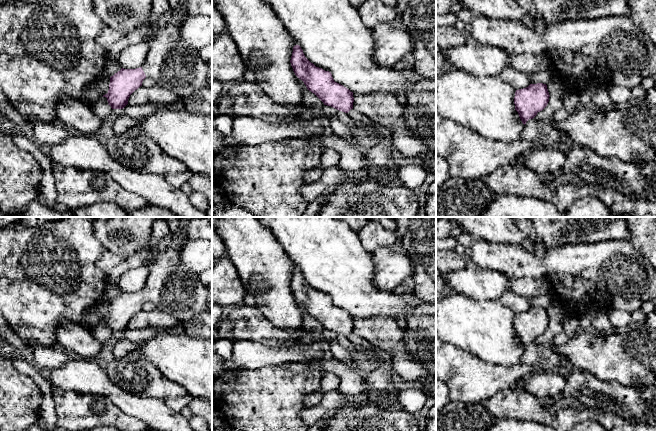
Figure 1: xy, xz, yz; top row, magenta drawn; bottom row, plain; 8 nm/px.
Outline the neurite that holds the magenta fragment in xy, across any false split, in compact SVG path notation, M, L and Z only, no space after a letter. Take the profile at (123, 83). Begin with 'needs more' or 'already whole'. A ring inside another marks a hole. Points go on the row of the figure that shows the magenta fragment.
needs more; M168 0L171 16L165 28L150 42L150 48L142 67L124 69L110 77L107 98L112 109L123 109L128 104L130 95L142 86L143 80L148 77L155 80L160 87L174 92L180 99L190 98L200 88L210 88L207 81L207 62L198 56L198 49L192 48L180 36L180 24L187 15L182 0Z

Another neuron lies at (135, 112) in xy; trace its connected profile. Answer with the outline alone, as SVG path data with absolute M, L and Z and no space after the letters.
M179 99L175 103L172 104L160 104L160 103L150 103L142 106L130 106L126 105L123 109L121 114L128 115L131 118L142 118L149 115L152 115L158 108L167 106L171 109L185 109L185 103L183 99Z

